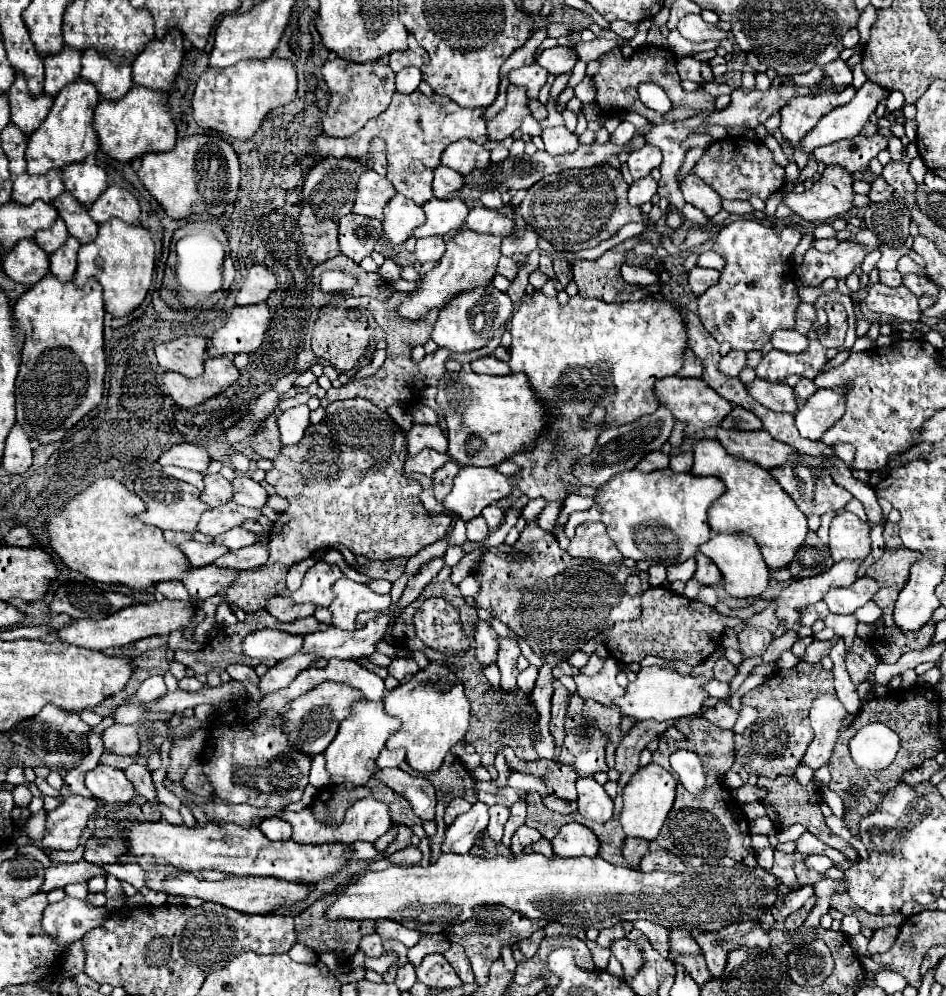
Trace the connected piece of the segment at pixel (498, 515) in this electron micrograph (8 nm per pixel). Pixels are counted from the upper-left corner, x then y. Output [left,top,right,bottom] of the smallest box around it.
[482,505,504,531]

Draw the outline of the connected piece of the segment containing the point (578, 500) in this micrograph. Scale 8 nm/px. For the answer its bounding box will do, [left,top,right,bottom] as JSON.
[558,494,594,528]

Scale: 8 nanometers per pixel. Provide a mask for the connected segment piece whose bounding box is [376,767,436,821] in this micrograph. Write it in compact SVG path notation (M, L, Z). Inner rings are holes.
M394 767L394 769L382 769L376 773L376 777L400 793L404 799L410 801L412 811L422 819L422 821L434 821L434 807L436 807L436 795L434 787L430 781L422 777L412 777L406 771Z

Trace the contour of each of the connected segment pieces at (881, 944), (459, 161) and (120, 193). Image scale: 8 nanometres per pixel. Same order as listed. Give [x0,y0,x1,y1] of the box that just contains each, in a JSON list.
[[868,927,898,955],[440,139,490,173],[88,185,140,223]]

